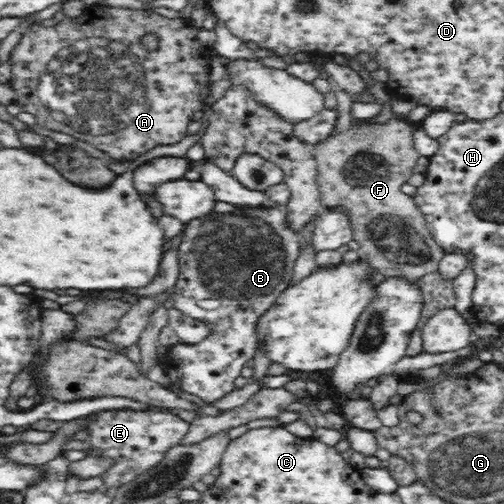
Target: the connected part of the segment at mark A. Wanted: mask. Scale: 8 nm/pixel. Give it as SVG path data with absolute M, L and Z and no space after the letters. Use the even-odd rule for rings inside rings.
M94 5L84 11L83 16L79 18L64 18L60 24L56 26L46 27L41 24L32 24L24 36L20 39L20 43L12 50L9 62L12 66L11 80L8 84L14 89L17 96L15 104L20 106L21 112L29 112L37 118L39 126L48 128L48 130L56 130L62 134L68 134L74 139L88 141L94 144L98 150L106 152L110 158L116 160L134 160L142 154L146 154L150 148L156 146L174 146L178 142L182 142L186 136L191 136L188 132L188 124L192 120L195 112L203 110L206 98L210 95L209 68L211 62L212 49L204 47L198 41L197 28L187 20L170 19L162 17L154 12L144 12L144 10L130 10L125 7L111 7ZM152 32L160 38L160 51L156 54L146 53L140 45L142 35Z

